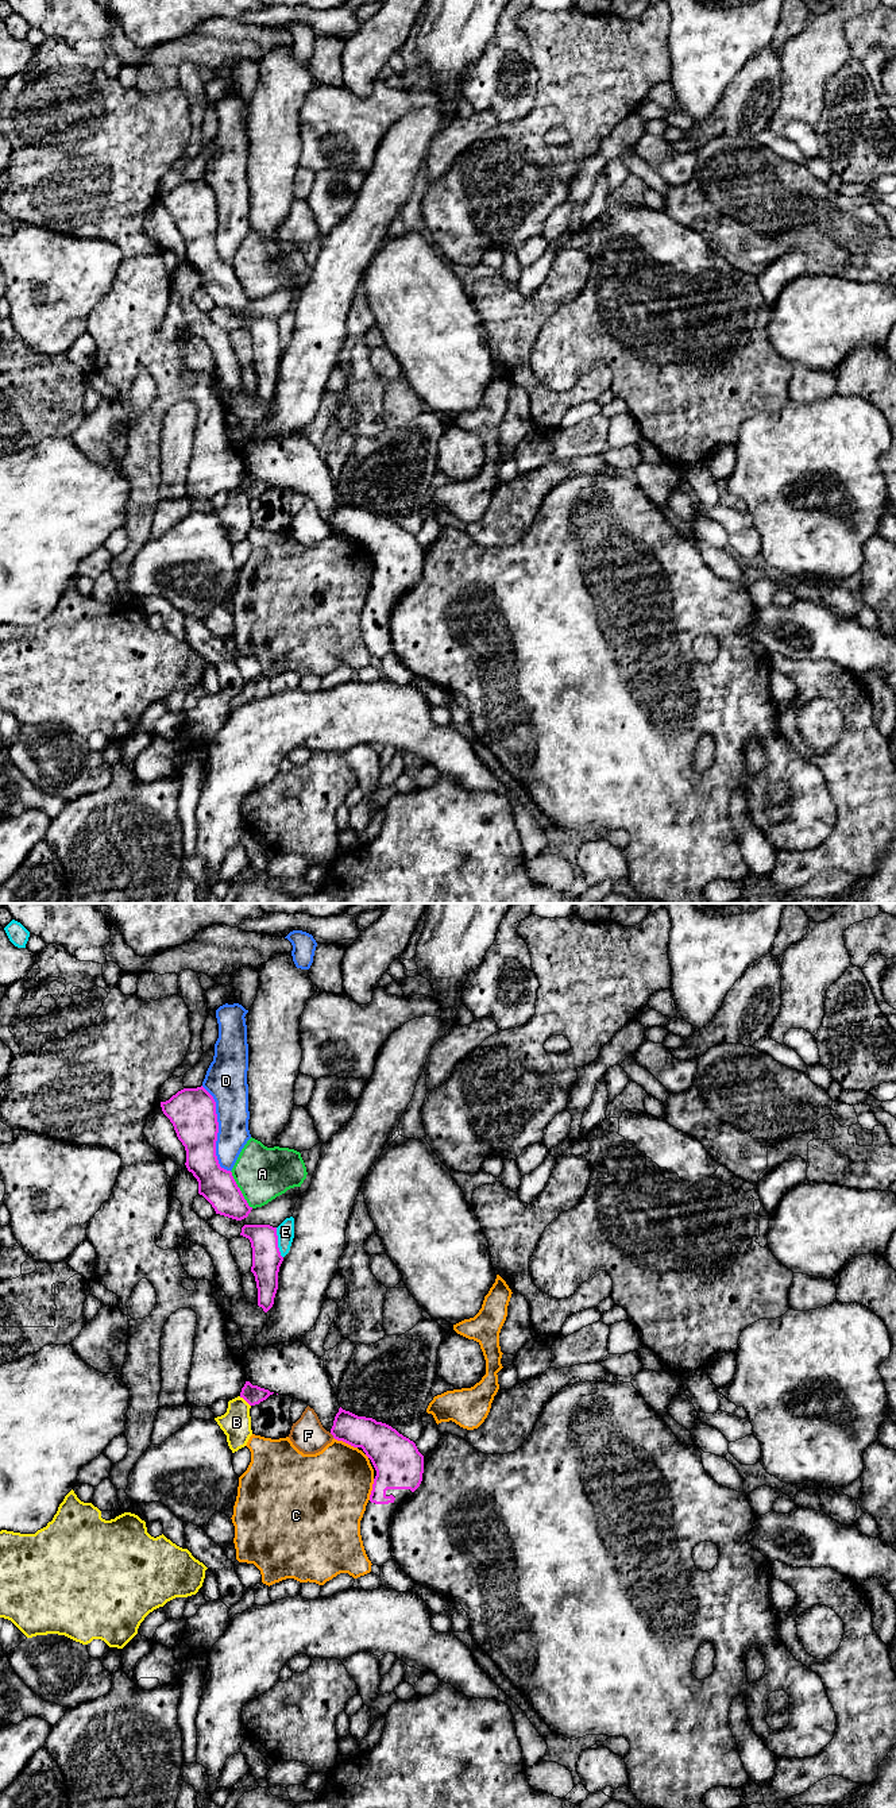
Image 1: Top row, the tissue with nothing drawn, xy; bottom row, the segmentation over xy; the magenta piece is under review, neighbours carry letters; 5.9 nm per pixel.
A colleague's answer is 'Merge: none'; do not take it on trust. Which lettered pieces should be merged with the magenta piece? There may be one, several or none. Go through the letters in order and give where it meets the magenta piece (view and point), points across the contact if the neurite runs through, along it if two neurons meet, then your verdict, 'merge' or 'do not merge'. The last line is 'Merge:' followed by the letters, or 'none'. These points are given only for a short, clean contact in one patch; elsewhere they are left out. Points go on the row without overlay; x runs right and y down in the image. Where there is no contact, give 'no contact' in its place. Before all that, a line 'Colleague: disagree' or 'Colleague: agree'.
Colleague: agree
A: contact xy (239, 282); do not merge
B: contact xy (244, 492); border xy (239, 489), (250, 498); do not merge
C: contact xy (346, 535); do not merge
D: contact xy (217, 223); do not merge
E: contact xy (277, 335); border xy (275, 320), (280, 347), (282, 350); do not merge
F: contact xy (332, 527); border xy (329, 525), (333, 529); do not merge
Merge: none

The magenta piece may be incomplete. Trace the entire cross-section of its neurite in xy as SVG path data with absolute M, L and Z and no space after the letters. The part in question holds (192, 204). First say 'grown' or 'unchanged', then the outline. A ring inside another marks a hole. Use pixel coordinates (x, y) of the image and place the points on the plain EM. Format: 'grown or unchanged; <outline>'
unchanged; M202 178L197 181L184 181L169 193L161 194L161 200L163 207L173 216L178 232L185 239L185 258L198 274L198 286L212 297L216 307L236 313L247 311L252 300L250 300L244 292L232 265L221 261L216 248L219 215L213 189Z

